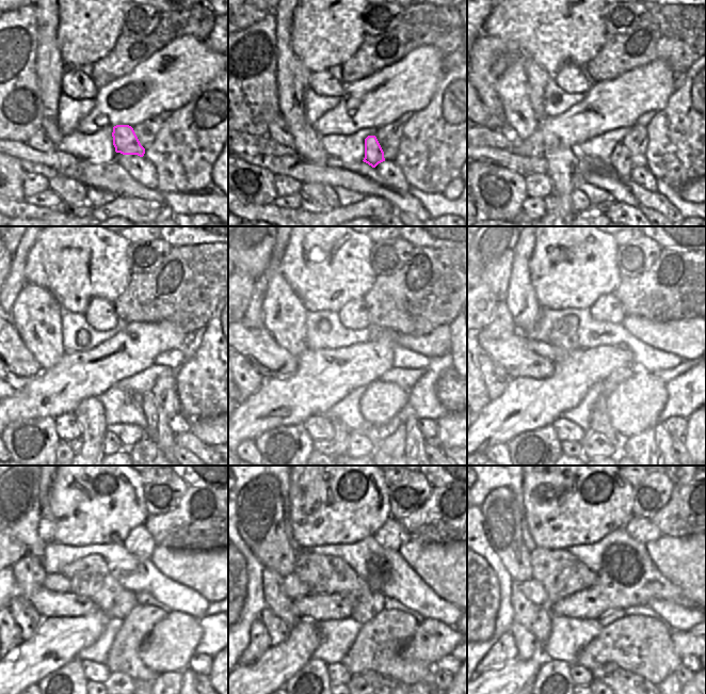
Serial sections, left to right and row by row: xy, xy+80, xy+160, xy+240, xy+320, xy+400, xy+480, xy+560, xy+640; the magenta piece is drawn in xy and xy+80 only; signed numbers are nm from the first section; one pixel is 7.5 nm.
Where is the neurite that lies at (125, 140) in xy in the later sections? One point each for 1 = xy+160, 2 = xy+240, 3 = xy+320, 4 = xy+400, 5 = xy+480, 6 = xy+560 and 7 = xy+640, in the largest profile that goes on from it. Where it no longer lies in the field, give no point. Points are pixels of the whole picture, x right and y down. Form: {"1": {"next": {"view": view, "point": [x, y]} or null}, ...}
{"1": {"next": {"view": "xy+160", "point": [620, 163]}}, "2": {"next": {"view": "xy+240", "point": [146, 401]}}, "3": {"next": {"view": "xy+320", "point": [395, 443]}}, "4": {"next": {"view": "xy+400", "point": [642, 443]}}, "5": {"next": {"view": "xy+480", "point": [171, 682]}}, "6": {"next": {"view": "xy+560", "point": [426, 682]}}, "7": {"next": null}}

